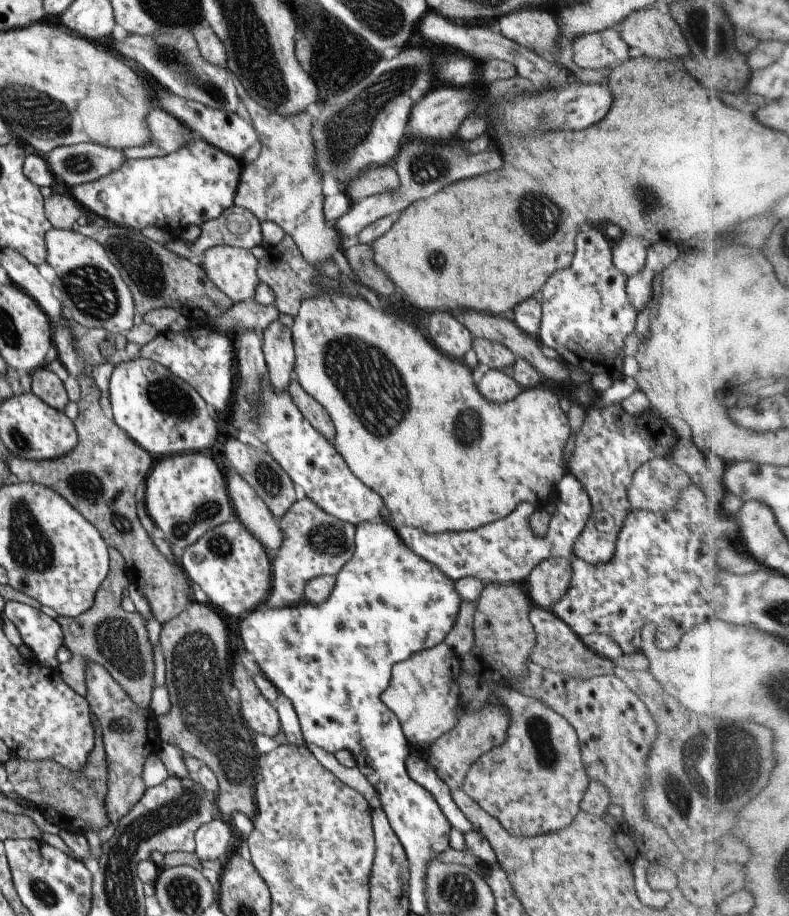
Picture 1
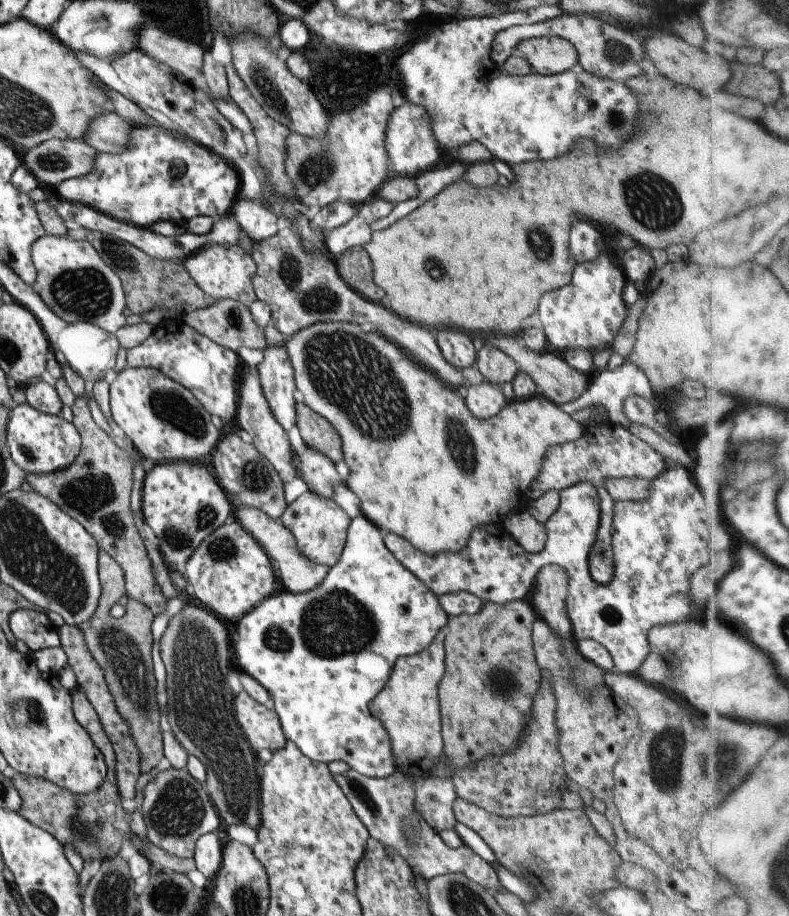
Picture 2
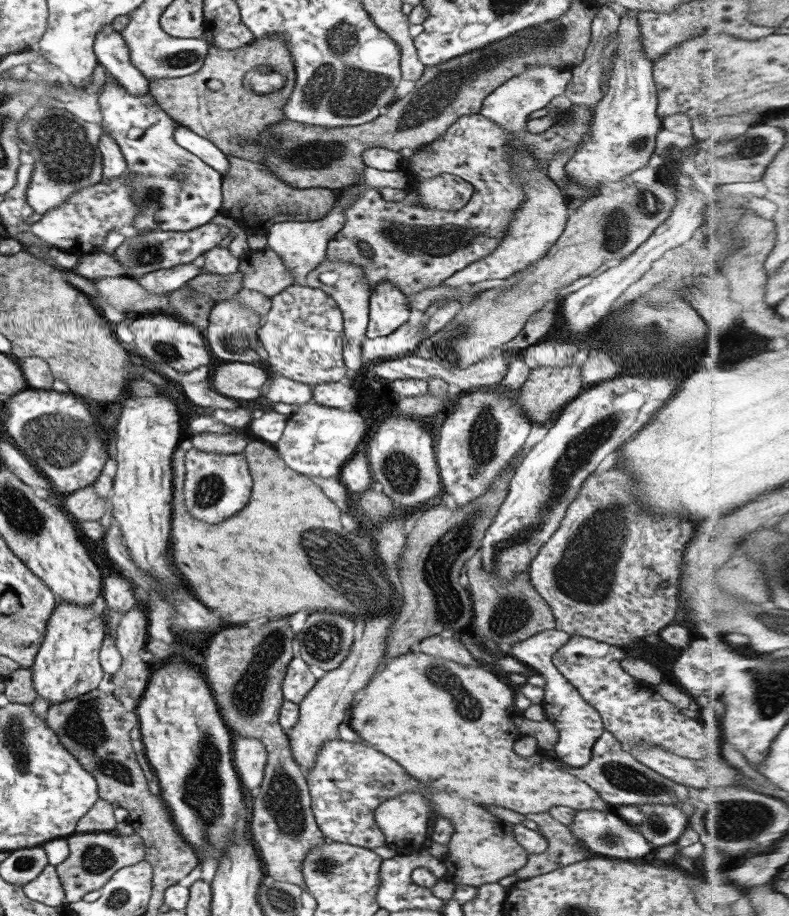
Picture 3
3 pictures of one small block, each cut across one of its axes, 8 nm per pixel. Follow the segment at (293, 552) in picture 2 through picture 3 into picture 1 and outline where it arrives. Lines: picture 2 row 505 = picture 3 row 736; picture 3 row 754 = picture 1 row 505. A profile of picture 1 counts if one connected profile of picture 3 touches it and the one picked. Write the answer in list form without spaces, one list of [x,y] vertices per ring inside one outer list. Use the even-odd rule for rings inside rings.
[[[229,468],[227,477],[233,517],[238,518],[252,536],[261,542],[268,550],[268,556],[272,558],[283,541],[279,520],[236,469]]]

